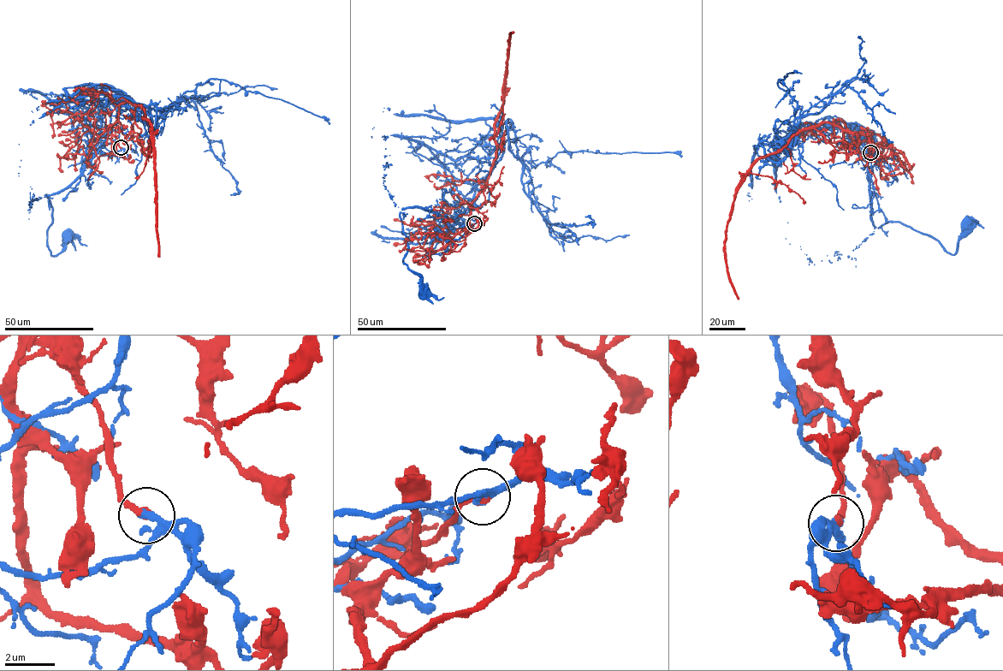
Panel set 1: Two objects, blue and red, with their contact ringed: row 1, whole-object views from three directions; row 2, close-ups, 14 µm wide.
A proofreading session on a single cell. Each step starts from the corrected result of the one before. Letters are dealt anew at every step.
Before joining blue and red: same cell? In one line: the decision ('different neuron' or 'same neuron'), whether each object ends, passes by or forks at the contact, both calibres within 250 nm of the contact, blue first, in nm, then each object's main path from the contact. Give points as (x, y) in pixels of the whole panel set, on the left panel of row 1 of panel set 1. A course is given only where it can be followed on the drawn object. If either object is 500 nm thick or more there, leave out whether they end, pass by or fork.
different neuron | blue passes by | red ends | 220/300 nm | blue via (121, 147), (97, 148), (69, 185), (45, 195), (52, 207), (47, 246), (51, 255), (62, 251), (68, 234) | red via (121, 147), (112, 133), (119, 105), (126, 101), (138, 103), (144, 109), (143, 118), (151, 126), (159, 257)

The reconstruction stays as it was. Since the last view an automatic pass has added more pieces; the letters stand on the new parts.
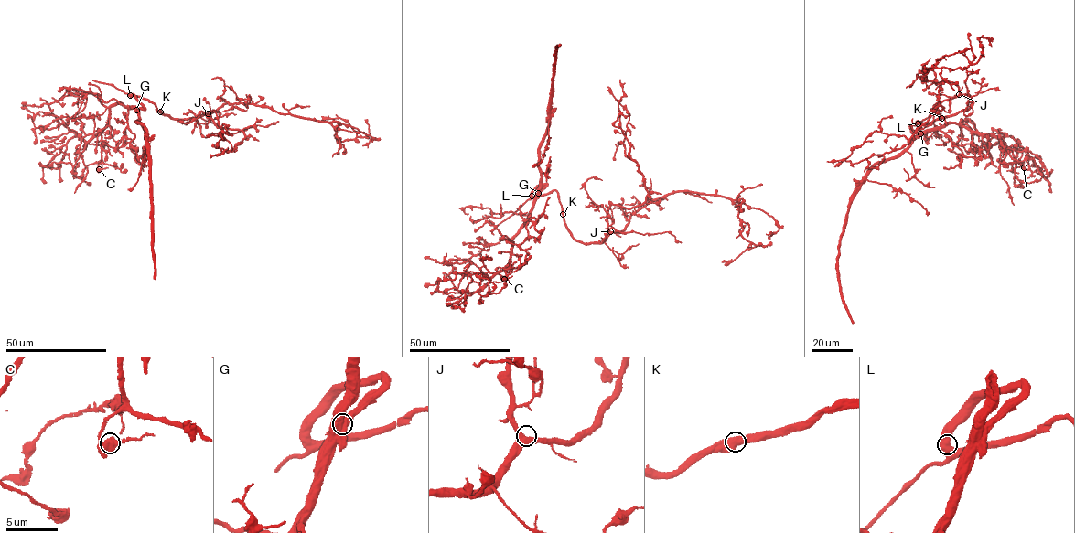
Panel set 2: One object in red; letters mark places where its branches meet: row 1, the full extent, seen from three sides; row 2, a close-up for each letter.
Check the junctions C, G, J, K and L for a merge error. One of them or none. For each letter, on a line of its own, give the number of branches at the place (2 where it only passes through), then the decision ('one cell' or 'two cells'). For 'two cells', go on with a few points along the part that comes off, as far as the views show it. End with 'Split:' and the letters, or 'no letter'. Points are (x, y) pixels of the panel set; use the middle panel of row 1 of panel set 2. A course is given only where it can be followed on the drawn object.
C: branches 3; one cell
G: branches 3; two cells; course (538, 193), (557, 193), (584, 243), (668, 195), (736, 199), (741, 235), (759, 245), (722, 261)
J: branches 3; one cell
K: branches 2; one cell
L: branches 2; one cell
Split: G

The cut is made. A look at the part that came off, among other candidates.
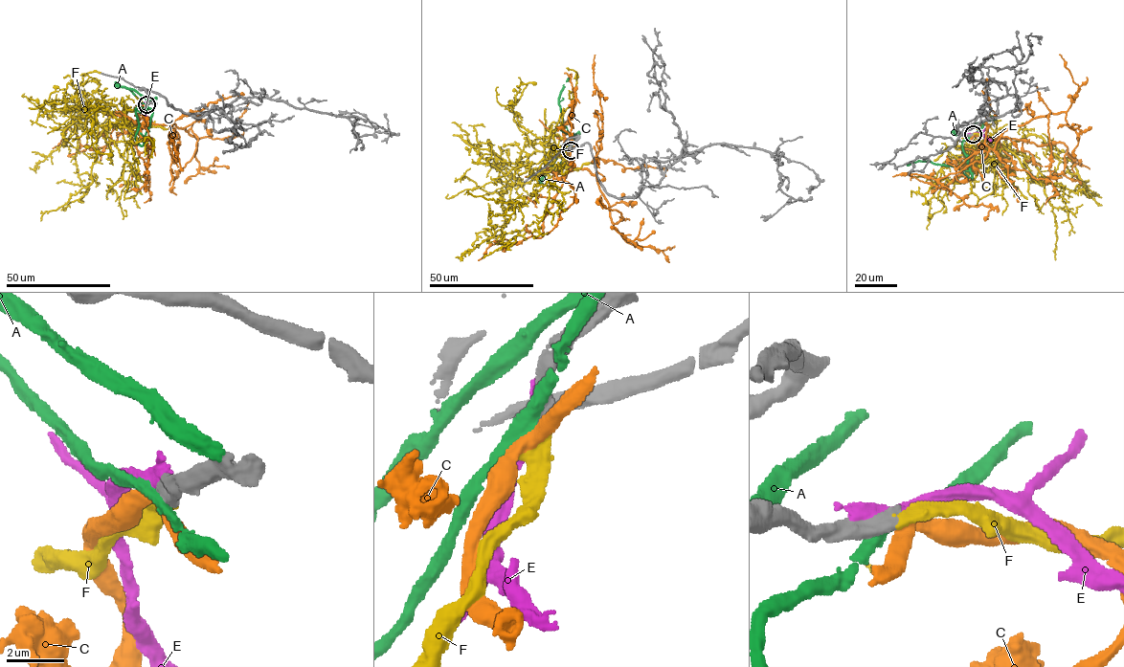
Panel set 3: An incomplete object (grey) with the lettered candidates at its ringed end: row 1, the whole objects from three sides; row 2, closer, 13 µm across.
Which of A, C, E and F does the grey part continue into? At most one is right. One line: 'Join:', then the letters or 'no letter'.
Join: F

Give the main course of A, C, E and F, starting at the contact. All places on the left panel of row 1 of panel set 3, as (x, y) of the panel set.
A: (146, 104), (152, 110), (152, 116), (141, 145), (135, 138), (138, 123), (136, 109), (140, 106), (147, 109)
C: (146, 104), (142, 107), (144, 118), (153, 123), (175, 124), (198, 140), (226, 139), (232, 136), (250, 100)
E: (146, 103), (144, 103), (143, 110), (150, 119)
F: (146, 104), (142, 109), (111, 113), (78, 101), (80, 116), (77, 126), (75, 164), (80, 184), (56, 183)

